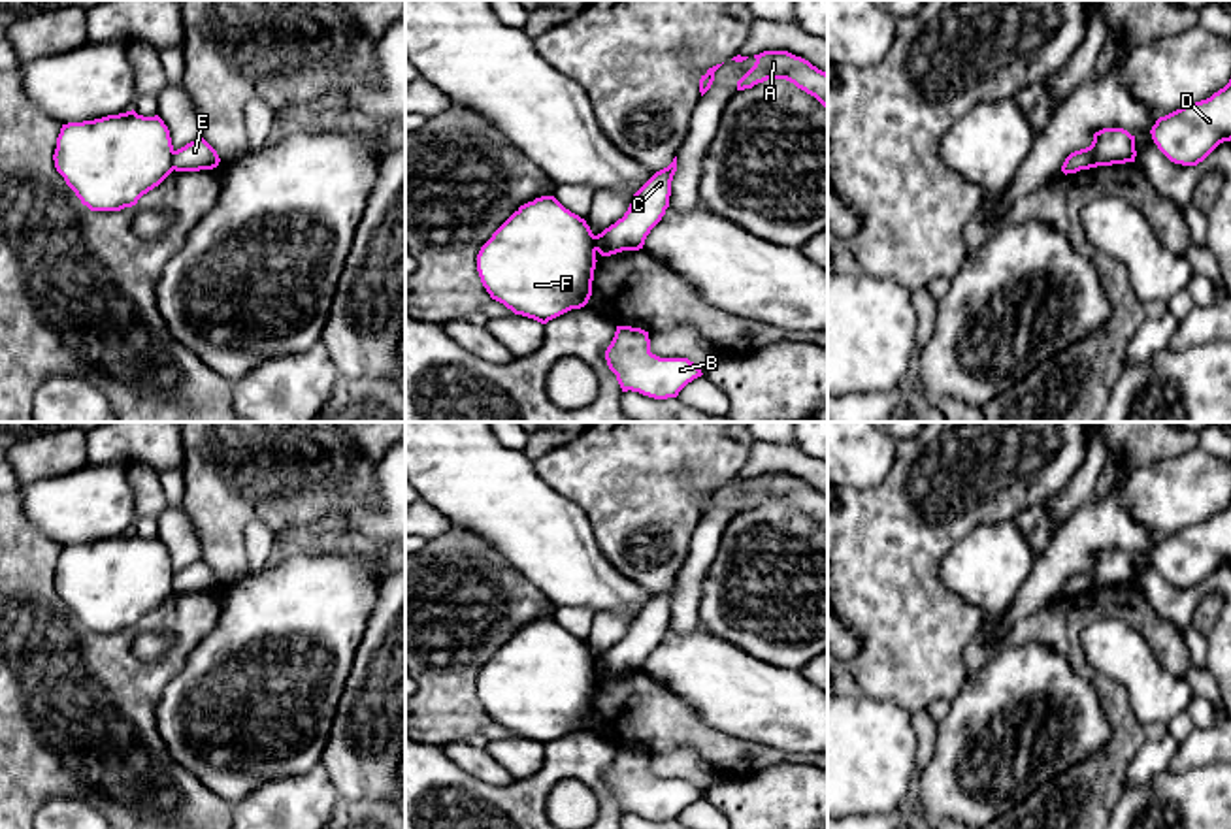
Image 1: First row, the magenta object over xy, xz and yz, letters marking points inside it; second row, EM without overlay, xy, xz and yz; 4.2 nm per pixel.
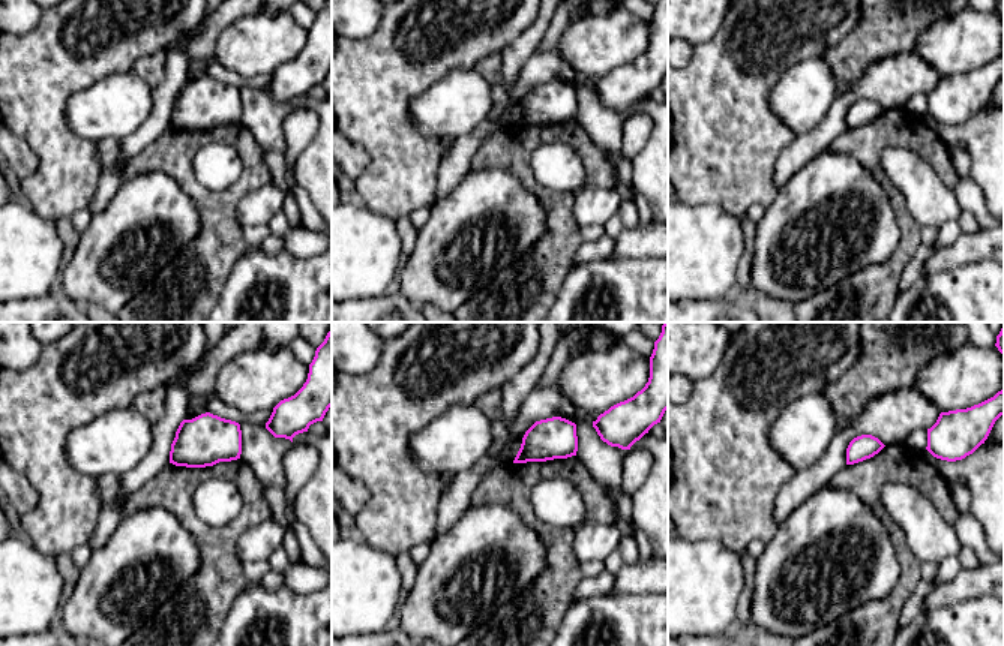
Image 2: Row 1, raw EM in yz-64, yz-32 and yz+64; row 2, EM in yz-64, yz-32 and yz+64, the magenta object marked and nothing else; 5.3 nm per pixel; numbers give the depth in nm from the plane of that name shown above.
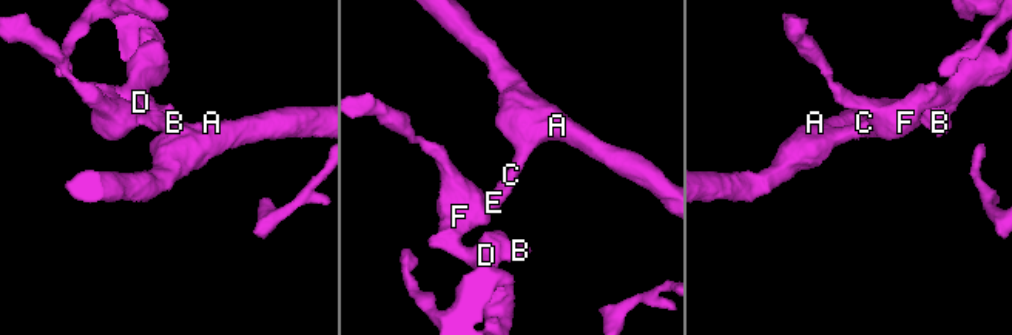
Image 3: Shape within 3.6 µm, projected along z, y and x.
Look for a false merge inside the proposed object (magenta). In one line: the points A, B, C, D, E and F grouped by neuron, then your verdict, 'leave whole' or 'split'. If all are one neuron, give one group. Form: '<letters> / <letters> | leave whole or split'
A C E / B D F | split

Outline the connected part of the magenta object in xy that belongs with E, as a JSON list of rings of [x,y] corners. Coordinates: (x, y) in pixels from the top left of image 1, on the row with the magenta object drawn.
[[[198,138],[185,147],[173,151],[175,171],[200,171],[213,170],[221,162],[217,151],[204,139]]]

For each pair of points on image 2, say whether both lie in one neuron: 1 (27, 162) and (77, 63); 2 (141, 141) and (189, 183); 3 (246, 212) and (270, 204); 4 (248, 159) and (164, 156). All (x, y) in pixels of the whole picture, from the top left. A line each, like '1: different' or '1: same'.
1: different
2: different
3: same
4: same

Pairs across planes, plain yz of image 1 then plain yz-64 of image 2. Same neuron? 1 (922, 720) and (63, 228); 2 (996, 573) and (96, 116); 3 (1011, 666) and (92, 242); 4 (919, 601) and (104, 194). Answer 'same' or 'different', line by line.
1: same
2: same
3: same
4: different

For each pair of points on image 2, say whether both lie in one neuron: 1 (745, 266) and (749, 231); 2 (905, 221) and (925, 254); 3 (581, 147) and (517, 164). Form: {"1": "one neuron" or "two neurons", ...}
{"1": "one neuron", "2": "two neurons", "3": "one neuron"}

